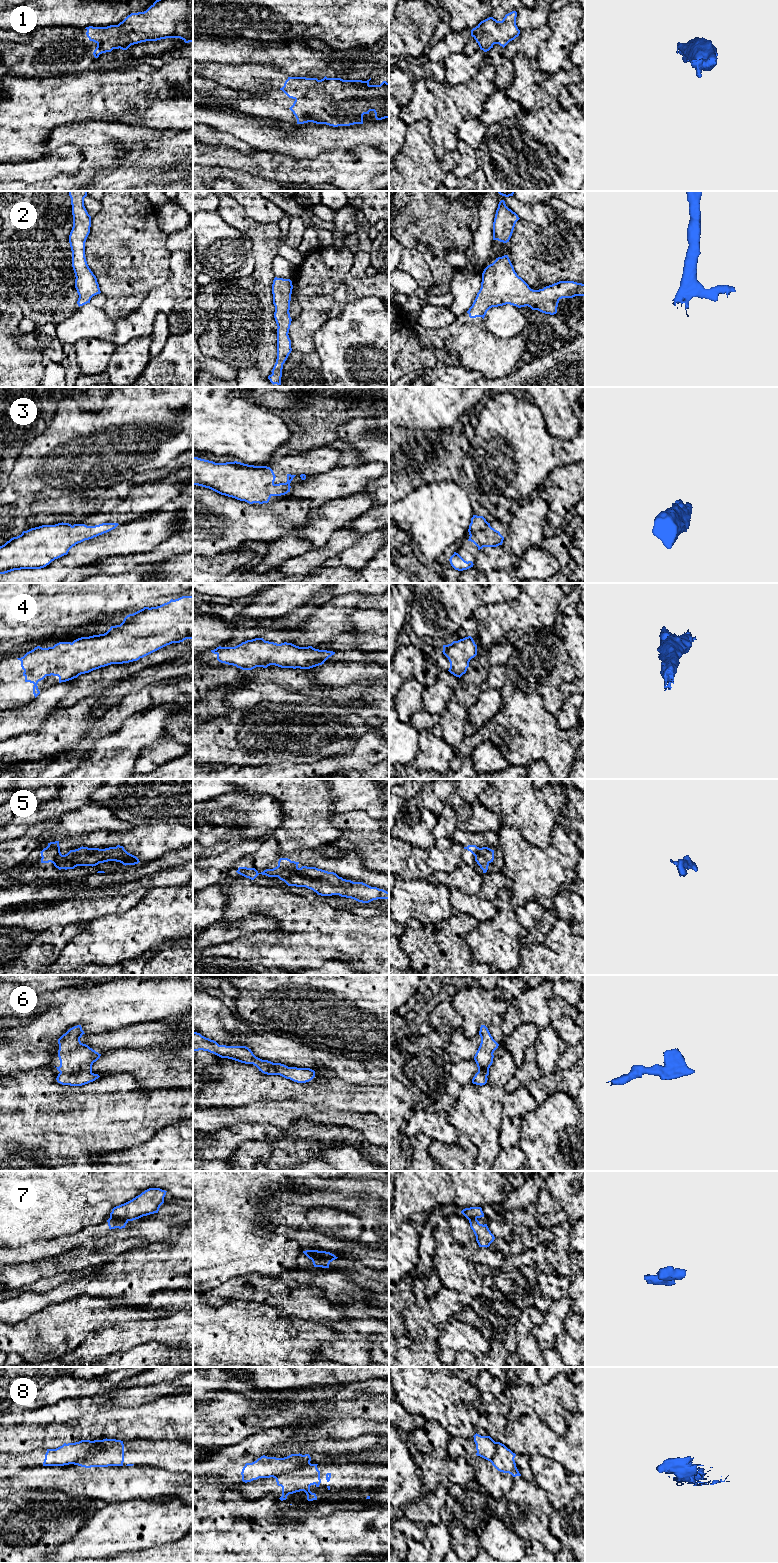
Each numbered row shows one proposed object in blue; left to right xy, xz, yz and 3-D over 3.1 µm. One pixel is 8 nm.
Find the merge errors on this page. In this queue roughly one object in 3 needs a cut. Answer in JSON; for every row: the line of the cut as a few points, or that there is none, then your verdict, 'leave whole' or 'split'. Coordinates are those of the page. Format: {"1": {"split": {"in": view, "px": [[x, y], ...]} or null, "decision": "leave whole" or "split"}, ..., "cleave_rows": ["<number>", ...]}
{"1": {"split": null, "decision": "leave whole"}, "2": {"split": null, "decision": "leave whole"}, "3": {"split": null, "decision": "leave whole"}, "4": {"split": null, "decision": "leave whole"}, "5": {"split": null, "decision": "leave whole"}, "6": {"split": null, "decision": "leave whole"}, "7": {"split": {"in": "xy", "px": [[110, 1216], [127, 1221]]}, "decision": "split"}, "8": {"split": {"in": "xz", "px": [[309, 1462], [298, 1468], [272, 1476]]}, "decision": "split"}, "cleave_rows": ["7", "8"]}

